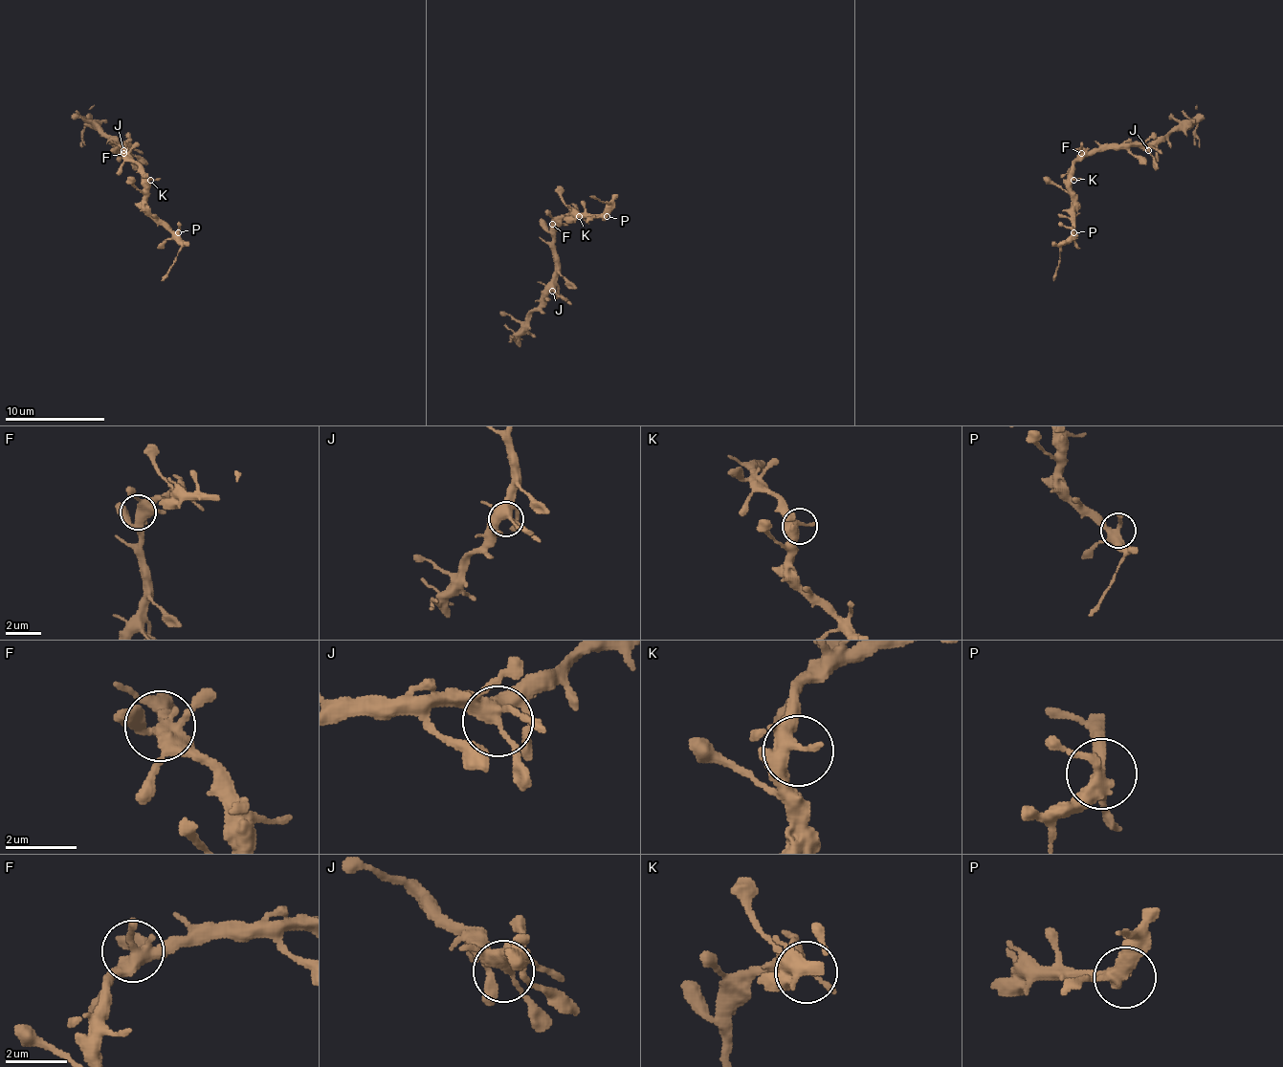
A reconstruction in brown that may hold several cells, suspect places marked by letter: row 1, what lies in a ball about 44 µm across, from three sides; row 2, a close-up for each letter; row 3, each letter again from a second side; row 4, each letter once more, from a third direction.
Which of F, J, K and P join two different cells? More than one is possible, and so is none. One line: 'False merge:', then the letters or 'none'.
False merge: none

